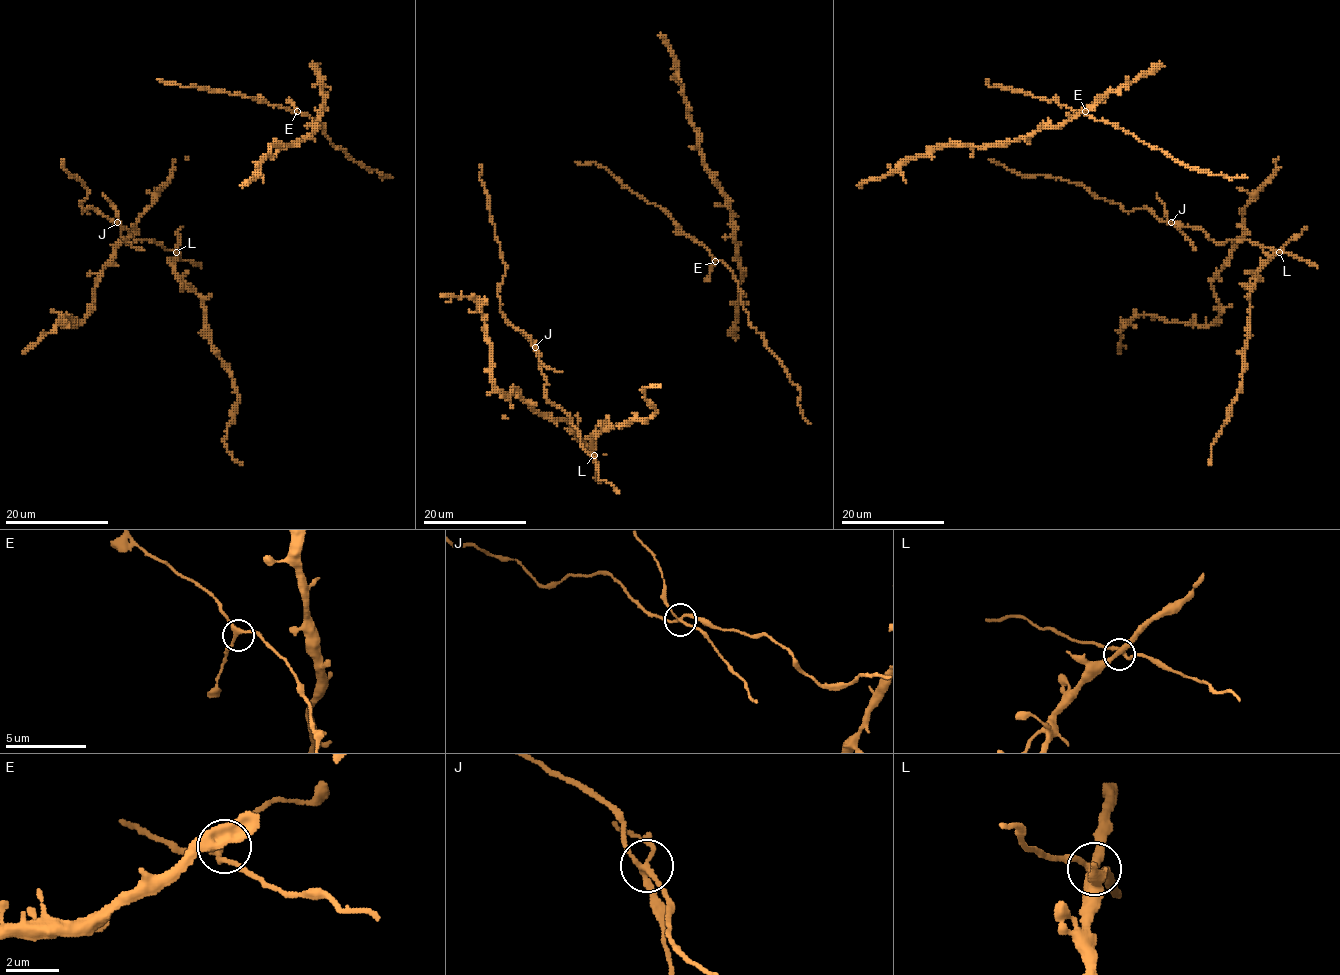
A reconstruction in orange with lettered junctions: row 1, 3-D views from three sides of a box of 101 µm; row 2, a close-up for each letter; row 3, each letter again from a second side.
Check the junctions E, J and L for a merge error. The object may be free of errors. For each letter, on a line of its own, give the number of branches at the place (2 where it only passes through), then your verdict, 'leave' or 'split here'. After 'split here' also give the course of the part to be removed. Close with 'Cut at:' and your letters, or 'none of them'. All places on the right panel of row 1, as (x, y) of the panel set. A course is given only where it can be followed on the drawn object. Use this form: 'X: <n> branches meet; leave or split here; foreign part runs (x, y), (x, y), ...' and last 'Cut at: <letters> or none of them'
E: 3 branches meet; leave
J: 4 branches meet; split here; foreign part runs (1170, 222), (1195, 249)
L: 4 branches meet; leave
Cut at: J

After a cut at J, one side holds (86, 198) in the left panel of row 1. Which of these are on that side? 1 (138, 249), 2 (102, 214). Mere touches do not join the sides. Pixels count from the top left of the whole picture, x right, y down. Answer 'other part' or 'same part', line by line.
1: other part
2: same part

